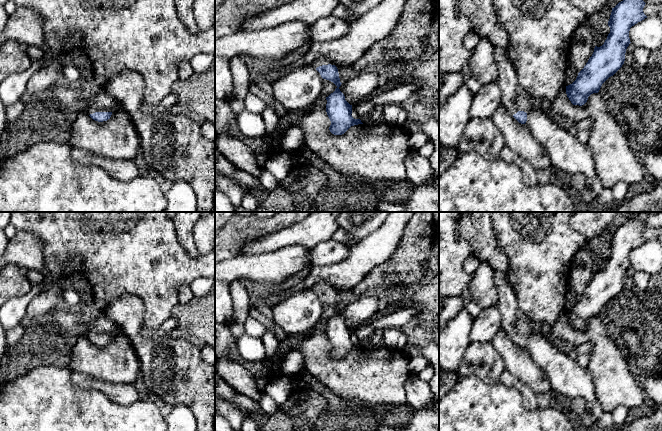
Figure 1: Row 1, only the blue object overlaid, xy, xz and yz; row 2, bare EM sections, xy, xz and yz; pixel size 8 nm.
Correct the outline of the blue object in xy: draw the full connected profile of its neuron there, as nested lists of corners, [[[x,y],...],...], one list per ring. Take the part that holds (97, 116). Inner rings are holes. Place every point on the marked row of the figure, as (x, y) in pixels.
[[[92,105],[88,110],[88,115],[95,121],[103,122],[110,119],[112,115],[111,109],[104,109],[97,106]]]

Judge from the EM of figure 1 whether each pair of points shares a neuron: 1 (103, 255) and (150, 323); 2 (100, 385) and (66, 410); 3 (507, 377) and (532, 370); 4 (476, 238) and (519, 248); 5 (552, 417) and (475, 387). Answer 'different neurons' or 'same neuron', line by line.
1: same neuron
2: different neurons
3: different neurons
4: different neurons
5: same neuron

